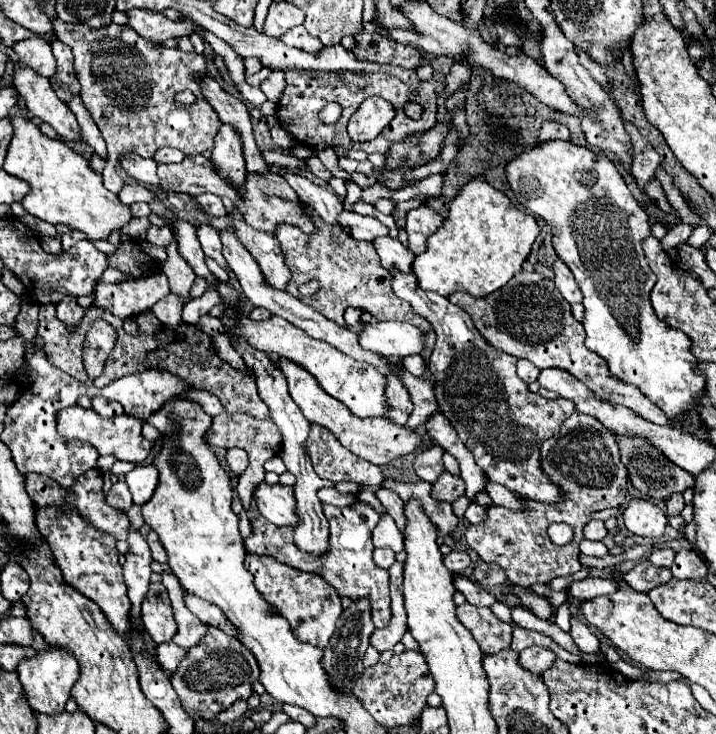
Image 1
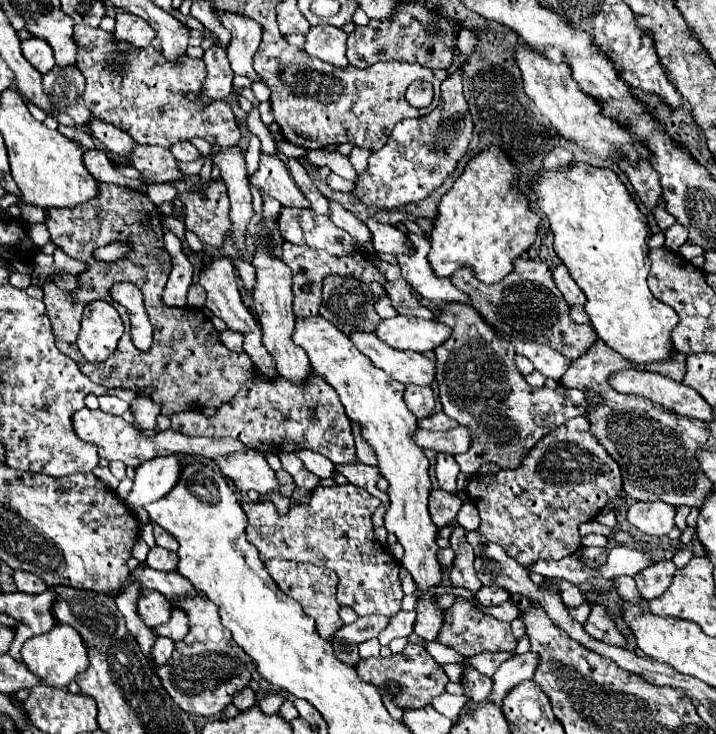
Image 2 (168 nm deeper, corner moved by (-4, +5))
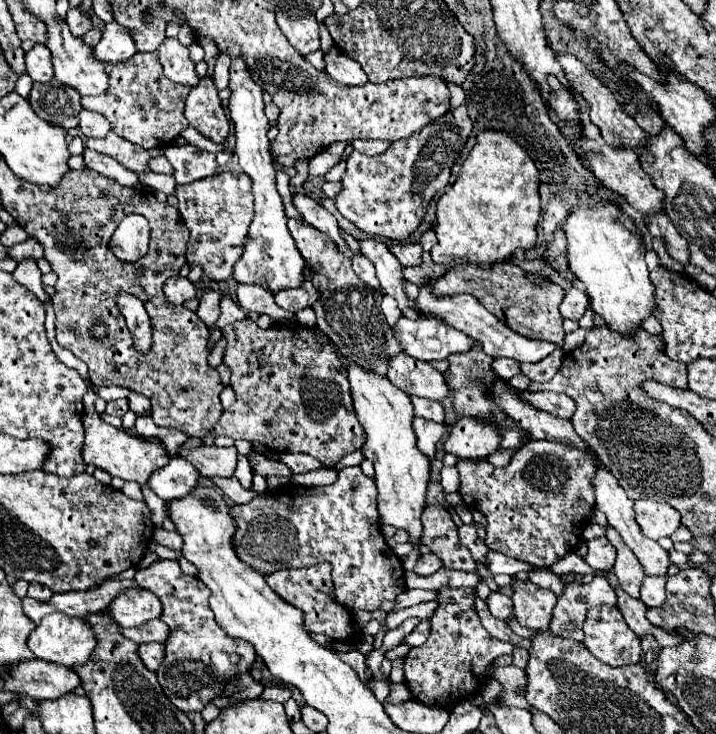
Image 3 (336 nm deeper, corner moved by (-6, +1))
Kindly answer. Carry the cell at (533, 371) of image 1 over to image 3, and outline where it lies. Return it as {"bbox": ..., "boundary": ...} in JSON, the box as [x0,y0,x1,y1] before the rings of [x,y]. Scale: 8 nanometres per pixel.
{"bbox":[492,358,520,380],"boundary":[[[498,358],[492,362],[494,372],[498,372],[500,378],[510,380],[512,376],[516,376],[520,372],[520,362],[514,362],[512,358]]]}

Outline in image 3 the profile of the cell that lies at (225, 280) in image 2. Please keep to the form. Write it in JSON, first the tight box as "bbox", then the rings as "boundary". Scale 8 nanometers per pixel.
{"bbox":[216,294,246,328],"boundary":[[[224,294],[222,300],[220,300],[220,318],[216,322],[218,328],[224,328],[228,324],[234,324],[234,320],[244,320],[246,318],[246,312],[232,300],[230,294]]]}

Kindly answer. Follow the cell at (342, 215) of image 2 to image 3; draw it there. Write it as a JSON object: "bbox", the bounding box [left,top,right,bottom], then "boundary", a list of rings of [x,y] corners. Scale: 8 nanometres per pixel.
{"bbox":[360,240,420,318],"boundary":[[[360,240],[360,250],[370,258],[370,262],[376,266],[376,278],[380,280],[382,290],[396,298],[398,308],[402,310],[402,316],[406,318],[418,318],[420,312],[416,306],[412,306],[404,294],[404,278],[402,278],[402,264],[388,252],[388,246],[380,240]]]}

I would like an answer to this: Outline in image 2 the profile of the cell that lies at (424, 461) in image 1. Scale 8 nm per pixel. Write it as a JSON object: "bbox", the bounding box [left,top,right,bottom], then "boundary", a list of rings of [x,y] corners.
{"bbox":[436,454,460,494],"boundary":[[[438,454],[436,458],[436,478],[440,482],[440,488],[448,494],[460,494],[456,488],[456,476],[458,476],[460,468],[458,462],[454,460],[454,456],[450,454]]]}

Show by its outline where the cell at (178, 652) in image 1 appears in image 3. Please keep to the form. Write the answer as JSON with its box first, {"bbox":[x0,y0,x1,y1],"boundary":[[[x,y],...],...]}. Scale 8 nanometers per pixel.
{"bbox":[140,644,164,670],"boundary":[[[142,644],[140,646],[140,658],[144,660],[144,664],[152,670],[158,670],[158,666],[164,660],[164,644]]]}

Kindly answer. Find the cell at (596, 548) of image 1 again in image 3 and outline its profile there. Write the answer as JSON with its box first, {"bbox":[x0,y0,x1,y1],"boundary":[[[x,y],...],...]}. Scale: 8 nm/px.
{"bbox":[584,536,616,570],"boundary":[[[606,536],[590,540],[590,542],[586,542],[586,546],[588,546],[588,554],[584,556],[584,560],[594,570],[612,570],[614,558],[616,558],[616,548],[608,542]]]}

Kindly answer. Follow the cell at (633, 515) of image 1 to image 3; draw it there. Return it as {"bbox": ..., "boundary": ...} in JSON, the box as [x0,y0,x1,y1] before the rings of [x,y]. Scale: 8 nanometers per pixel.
{"bbox":[634,500,680,540],"boundary":[[[636,500],[634,512],[636,512],[636,522],[640,524],[644,536],[652,540],[670,536],[680,526],[680,514],[664,502]]]}

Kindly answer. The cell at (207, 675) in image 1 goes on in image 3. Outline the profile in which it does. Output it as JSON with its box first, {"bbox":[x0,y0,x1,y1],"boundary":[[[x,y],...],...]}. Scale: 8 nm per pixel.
{"bbox":[134,560,256,712],"boundary":[[[156,560],[152,566],[138,570],[134,578],[142,588],[154,592],[162,600],[162,620],[170,626],[166,658],[156,670],[164,694],[182,712],[202,712],[204,706],[224,694],[234,676],[250,672],[256,652],[252,652],[252,646],[244,644],[244,640],[228,640],[228,636],[220,632],[208,606],[210,592],[206,584],[196,576],[186,576],[176,560]]]}

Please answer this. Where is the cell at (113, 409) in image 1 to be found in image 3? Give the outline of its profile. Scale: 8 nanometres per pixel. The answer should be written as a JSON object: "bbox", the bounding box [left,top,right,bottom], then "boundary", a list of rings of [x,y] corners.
{"bbox":[106,400,128,416],"boundary":[[[114,400],[114,402],[108,402],[106,406],[106,414],[112,414],[112,416],[124,416],[128,412],[128,402],[126,400]]]}

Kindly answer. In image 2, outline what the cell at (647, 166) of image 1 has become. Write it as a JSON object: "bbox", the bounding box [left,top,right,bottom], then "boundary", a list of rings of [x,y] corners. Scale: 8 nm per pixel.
{"bbox":[653,197,676,232],"boundary":[[[662,197],[662,200],[658,206],[656,206],[656,208],[653,210],[655,220],[660,228],[660,231],[662,232],[665,232],[666,229],[668,229],[676,222],[676,219],[672,215],[668,214],[668,212],[666,212],[665,206],[665,200]]]}

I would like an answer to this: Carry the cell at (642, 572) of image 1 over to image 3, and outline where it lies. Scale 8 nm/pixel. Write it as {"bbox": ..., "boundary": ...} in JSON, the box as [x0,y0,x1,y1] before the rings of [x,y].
{"bbox":[640,576,666,606],"boundary":[[[646,576],[640,590],[640,600],[646,606],[662,606],[666,600],[666,576]]]}

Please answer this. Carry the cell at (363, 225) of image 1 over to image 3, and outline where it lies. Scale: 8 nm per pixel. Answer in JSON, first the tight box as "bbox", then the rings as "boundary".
{"bbox":[388,244,422,266],"boundary":[[[390,244],[388,250],[400,260],[402,266],[420,266],[422,264],[422,246],[420,244]]]}

